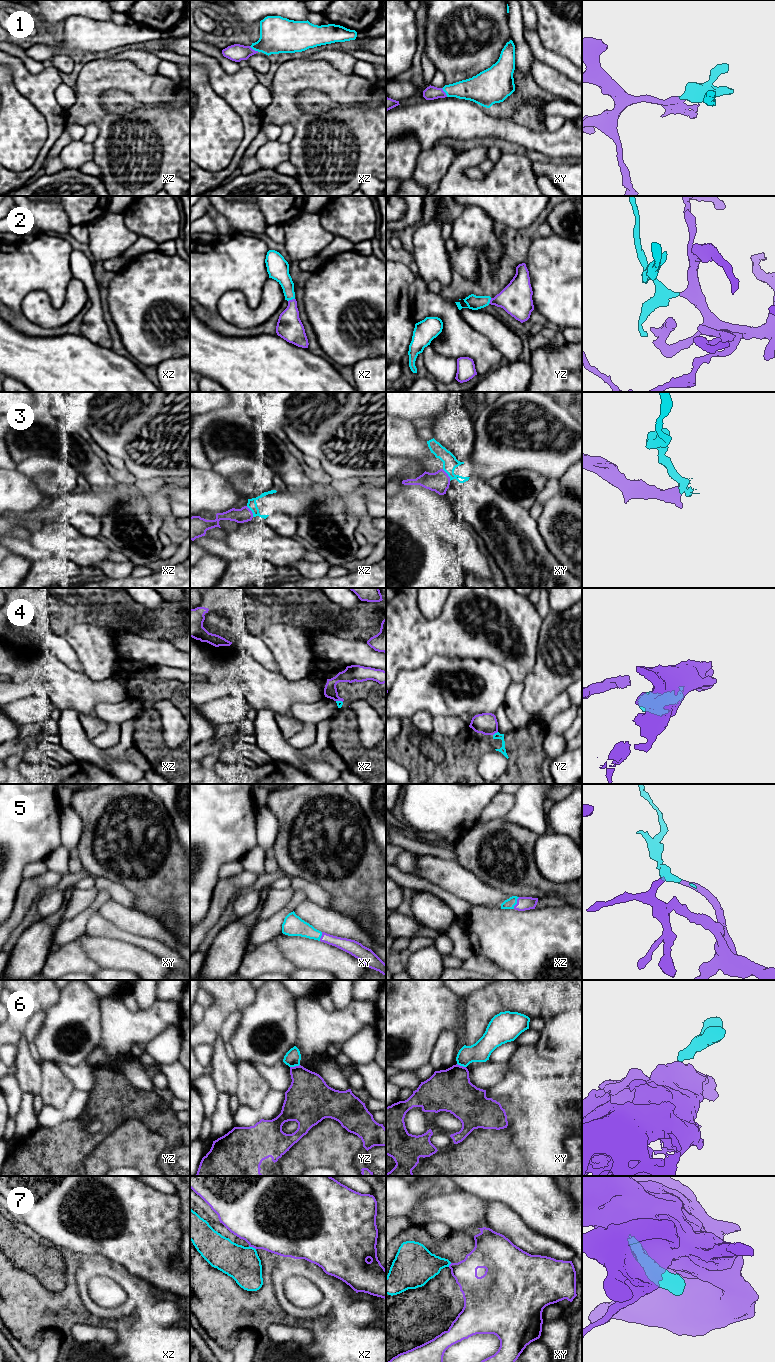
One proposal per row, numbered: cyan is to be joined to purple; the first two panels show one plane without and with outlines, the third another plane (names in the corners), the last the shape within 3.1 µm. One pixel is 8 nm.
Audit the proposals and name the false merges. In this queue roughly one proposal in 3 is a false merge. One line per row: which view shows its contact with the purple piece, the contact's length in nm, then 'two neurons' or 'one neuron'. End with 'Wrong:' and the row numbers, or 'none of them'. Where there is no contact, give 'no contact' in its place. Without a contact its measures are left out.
1: contact in xz; length 90 nm; one neuron
2: contact in xz; length 60 nm; one neuron
3: contact in xy; length 120 nm; one neuron
4: contact in yz; length 50 nm; two neurons
5: contact in xz; length 110 nm; one neuron
6: contact in yz; length 80 nm; two neurons
7: contact in xz; length 70 nm; two neurons
Wrong: 4, 6, 7

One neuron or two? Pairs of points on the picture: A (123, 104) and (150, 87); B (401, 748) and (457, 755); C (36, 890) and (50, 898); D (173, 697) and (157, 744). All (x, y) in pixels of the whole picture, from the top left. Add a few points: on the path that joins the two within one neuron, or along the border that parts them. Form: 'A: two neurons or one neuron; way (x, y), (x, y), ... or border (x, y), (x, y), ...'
A: two neurons; border (111, 88), (127, 91), (143, 106)
B: one neuron; way (415, 762), (421, 768), (443, 768)
C: two neurons; border (55, 887), (38, 896)
D: one neuron; way (157, 696), (149, 704), (149, 728)

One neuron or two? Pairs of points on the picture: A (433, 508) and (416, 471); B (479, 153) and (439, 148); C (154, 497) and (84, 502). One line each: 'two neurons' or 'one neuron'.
A: one neuron
B: two neurons
C: one neuron

